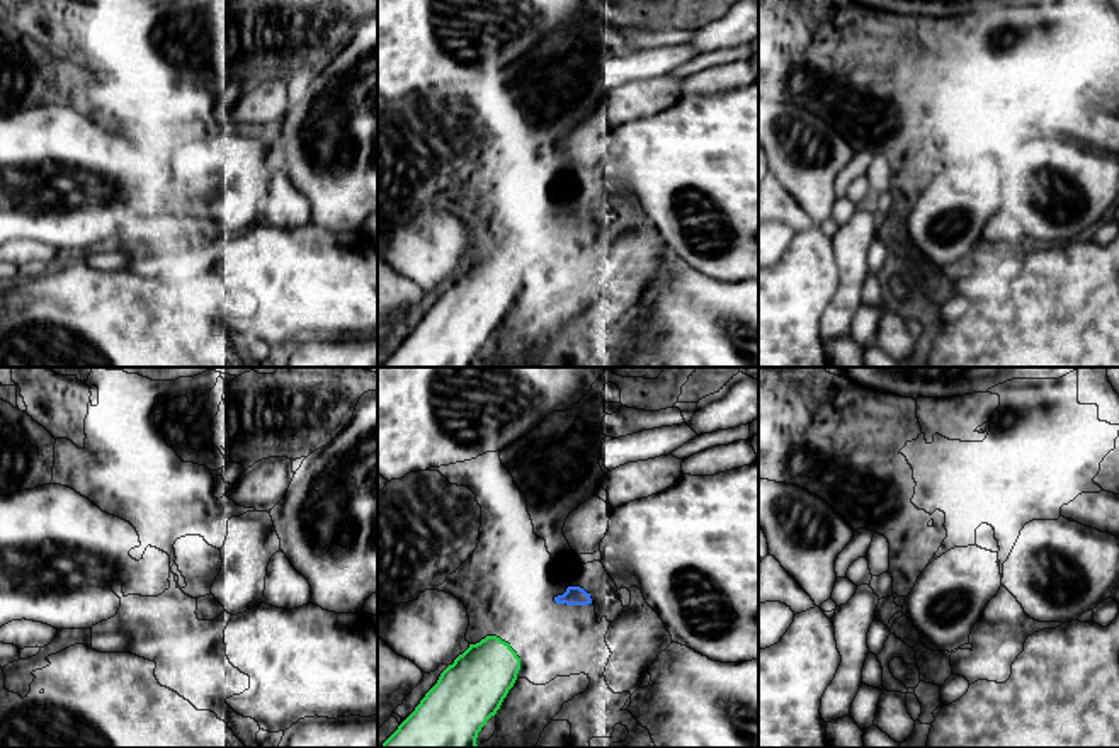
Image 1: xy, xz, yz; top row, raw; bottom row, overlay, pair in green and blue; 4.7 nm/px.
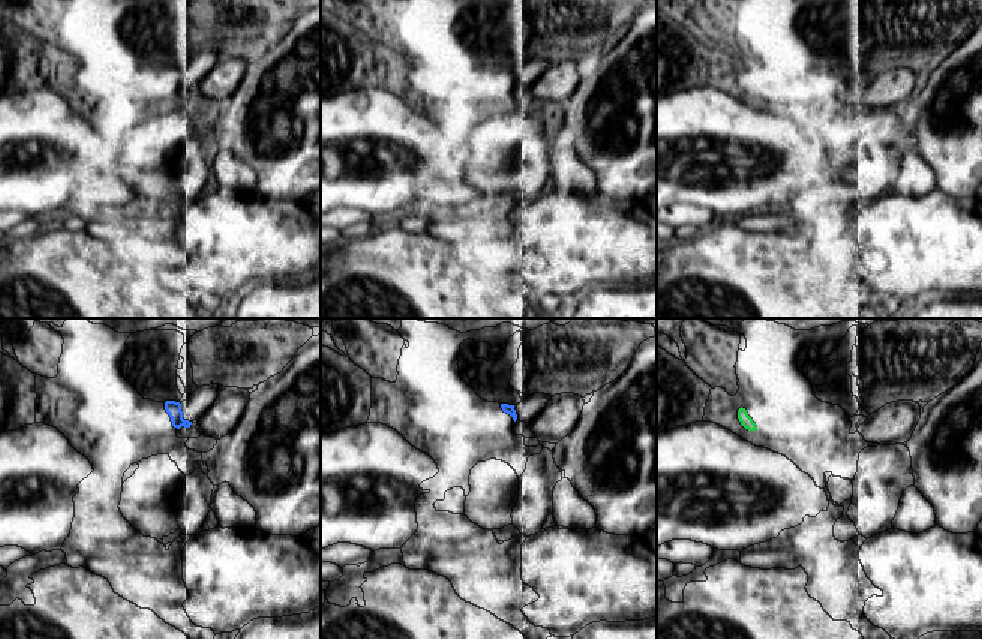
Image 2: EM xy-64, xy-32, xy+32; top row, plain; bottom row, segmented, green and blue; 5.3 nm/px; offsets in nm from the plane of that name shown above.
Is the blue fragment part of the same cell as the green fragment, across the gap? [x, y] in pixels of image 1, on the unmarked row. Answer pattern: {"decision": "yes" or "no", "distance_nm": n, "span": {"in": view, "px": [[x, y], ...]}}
{"decision": "yes", "distance_nm": 300, "span": {"in": "xz", "px": [[509, 264], [555, 220]]}}

